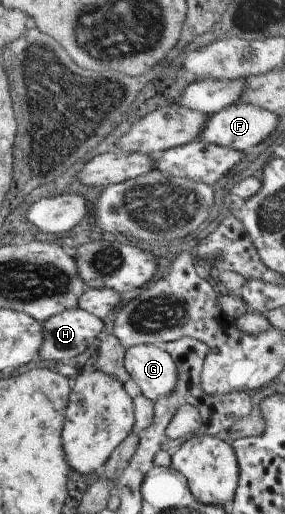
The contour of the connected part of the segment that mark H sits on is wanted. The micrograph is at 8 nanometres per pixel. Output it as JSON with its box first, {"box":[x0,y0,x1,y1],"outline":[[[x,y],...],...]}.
{"box":[39,307,103,363],"outline":[[[77,307],[52,315],[42,323],[42,344],[39,359],[61,363],[81,355],[97,341],[103,320]]]}

